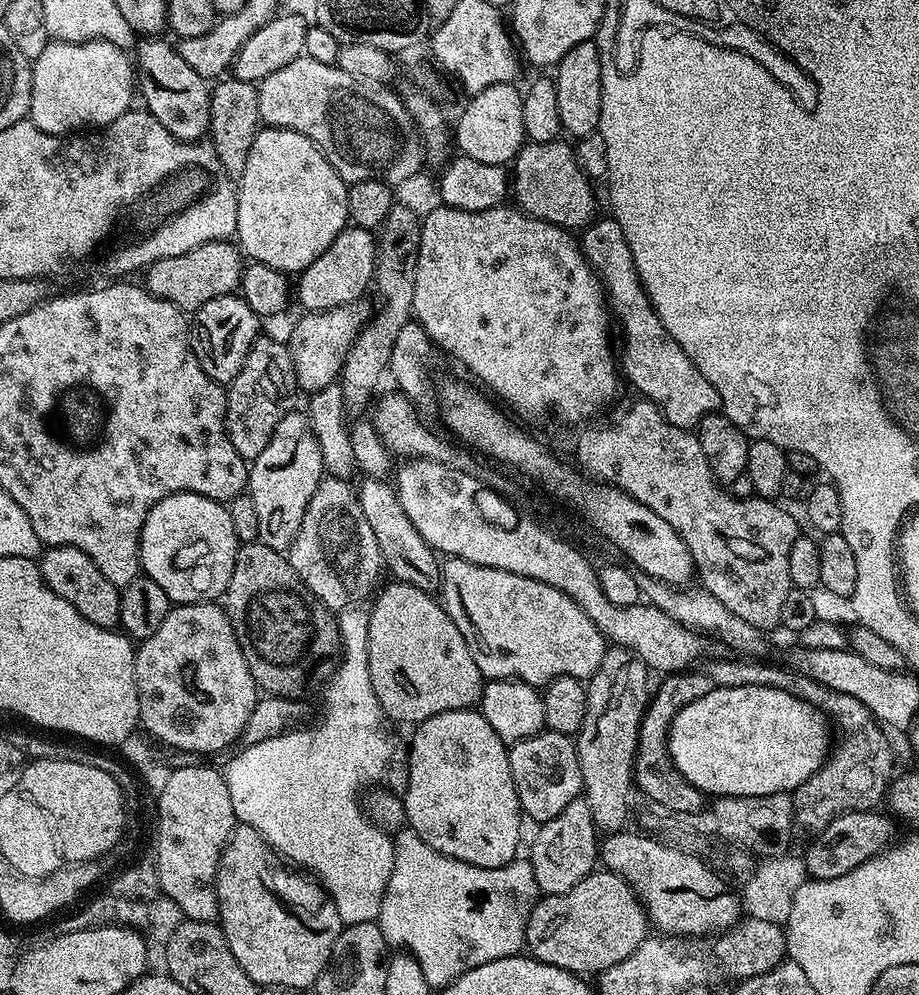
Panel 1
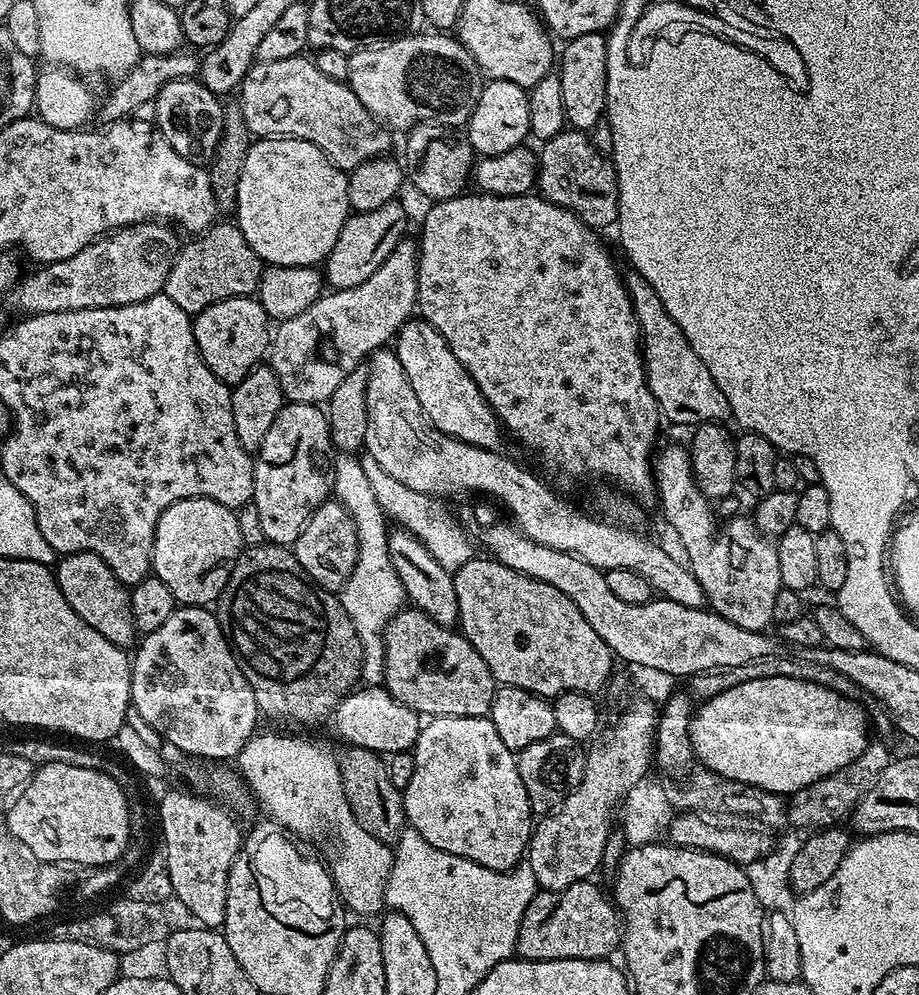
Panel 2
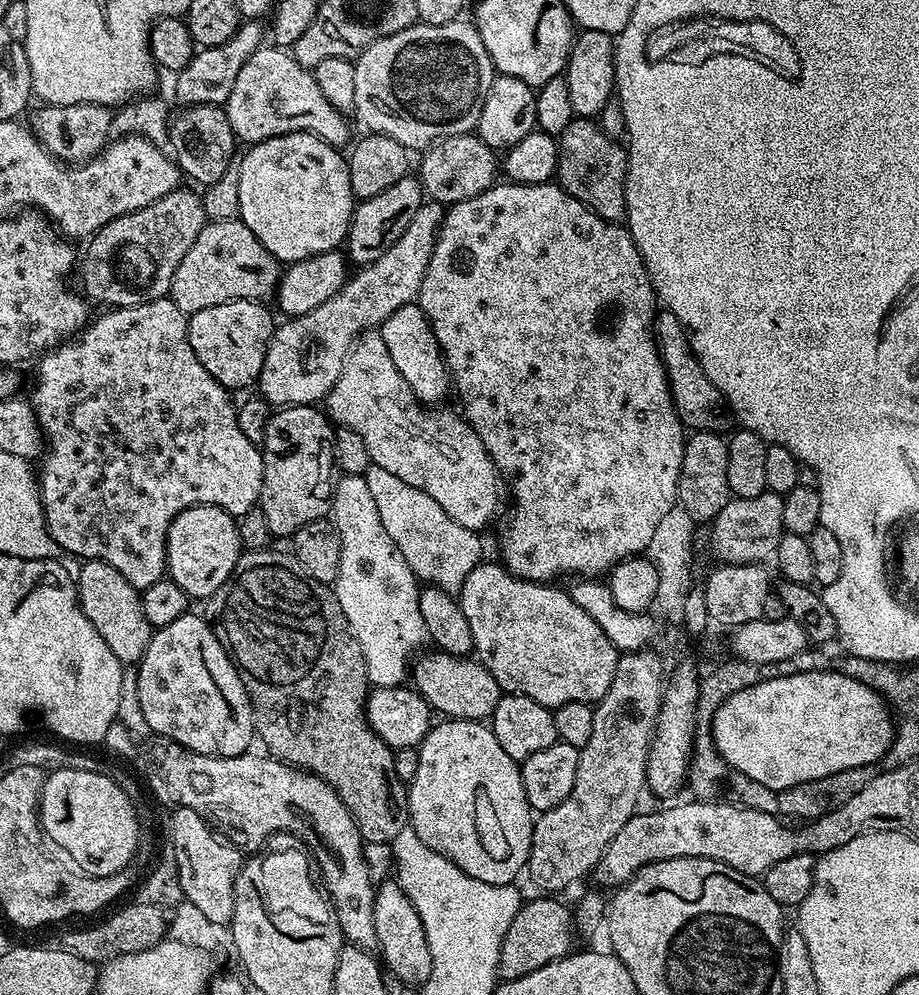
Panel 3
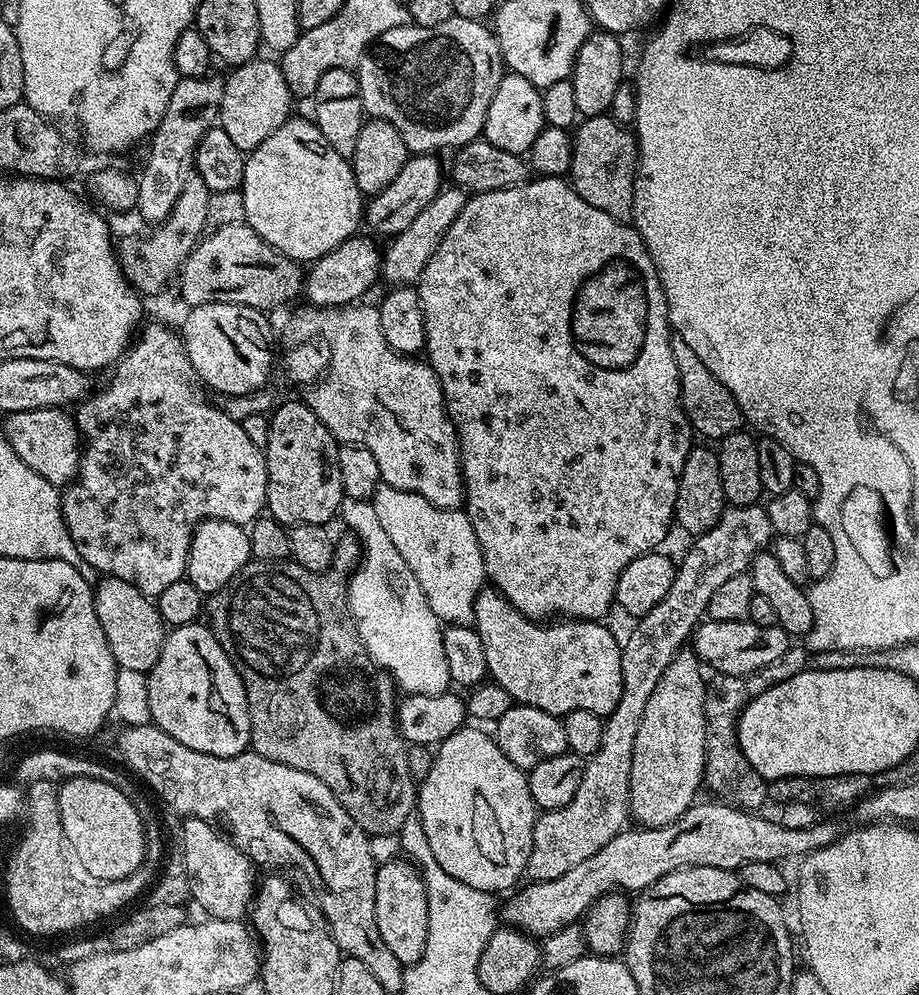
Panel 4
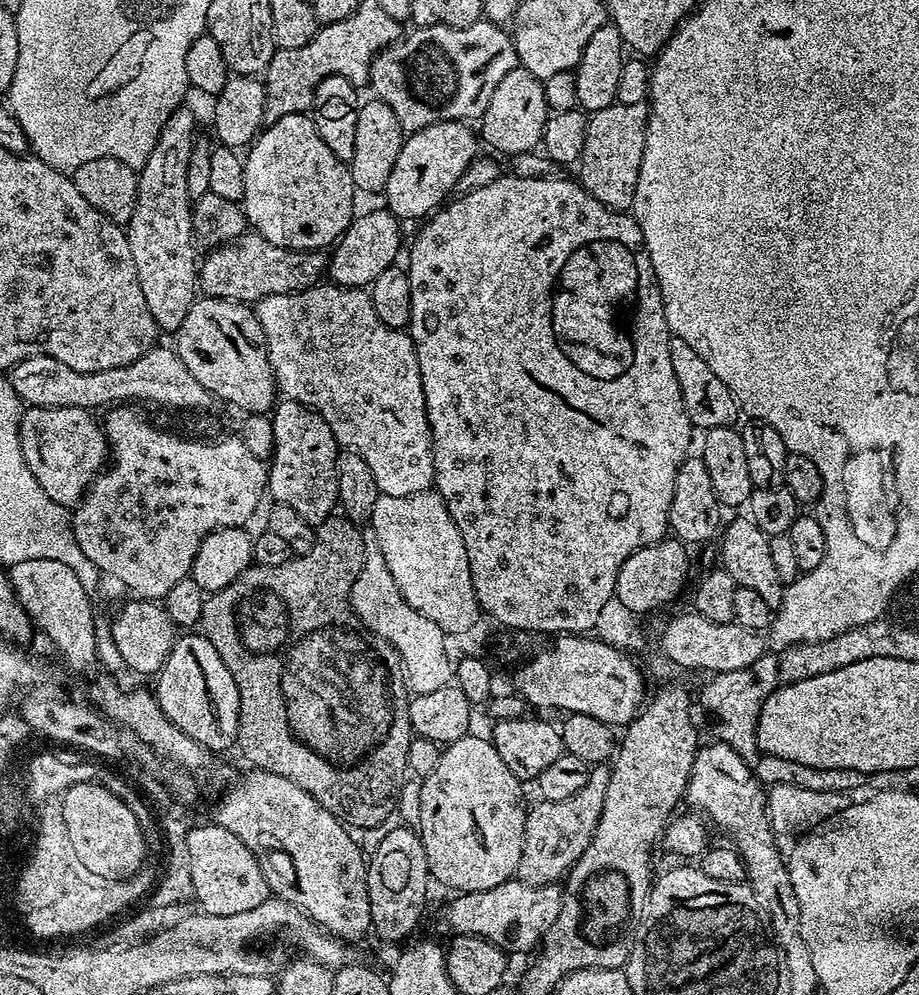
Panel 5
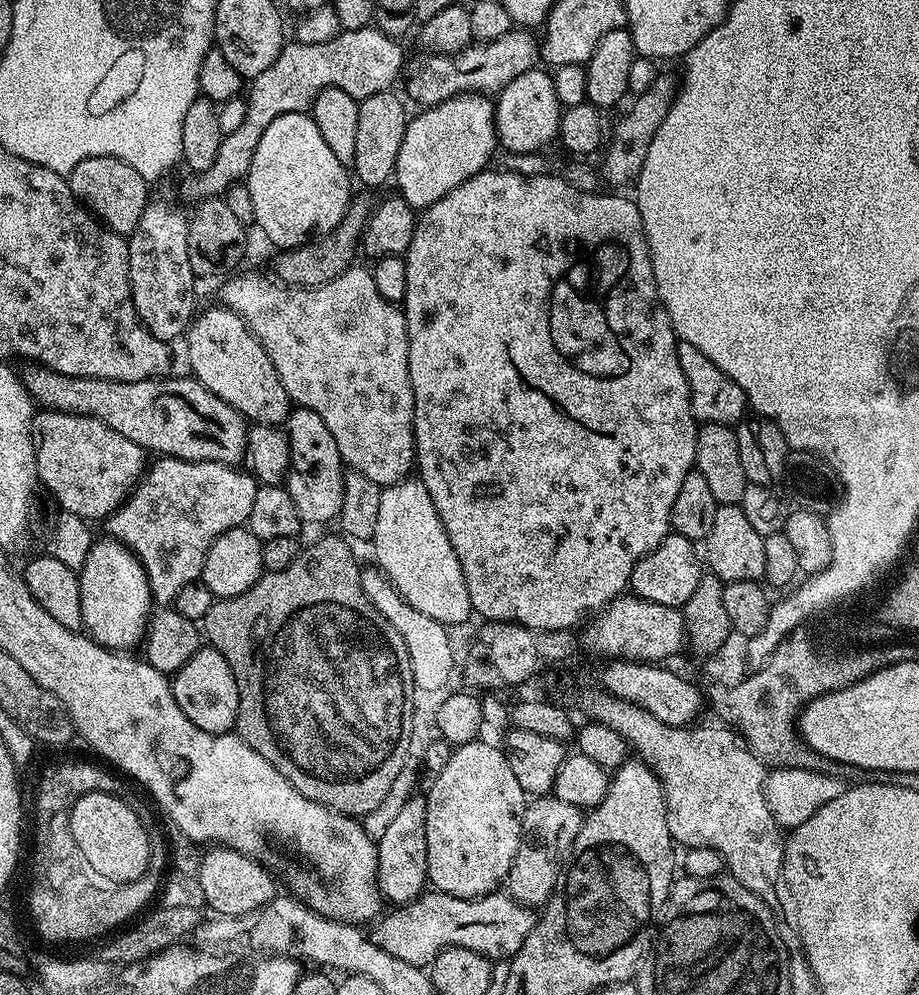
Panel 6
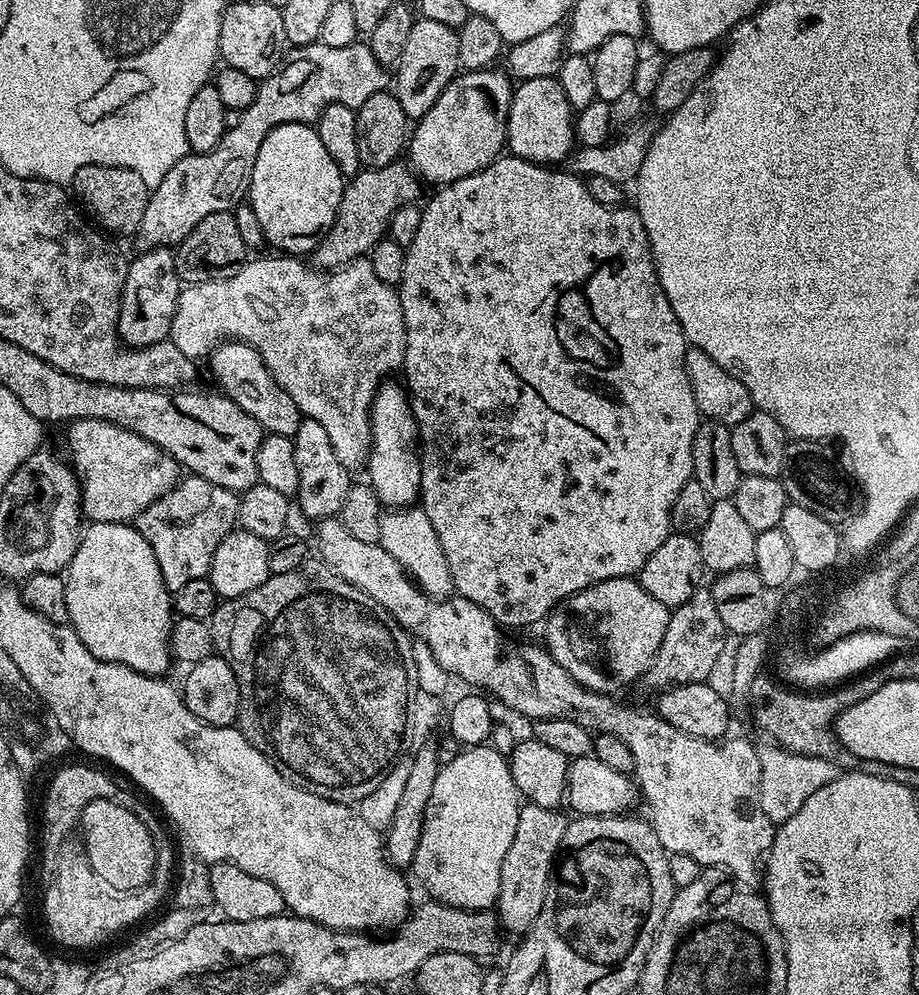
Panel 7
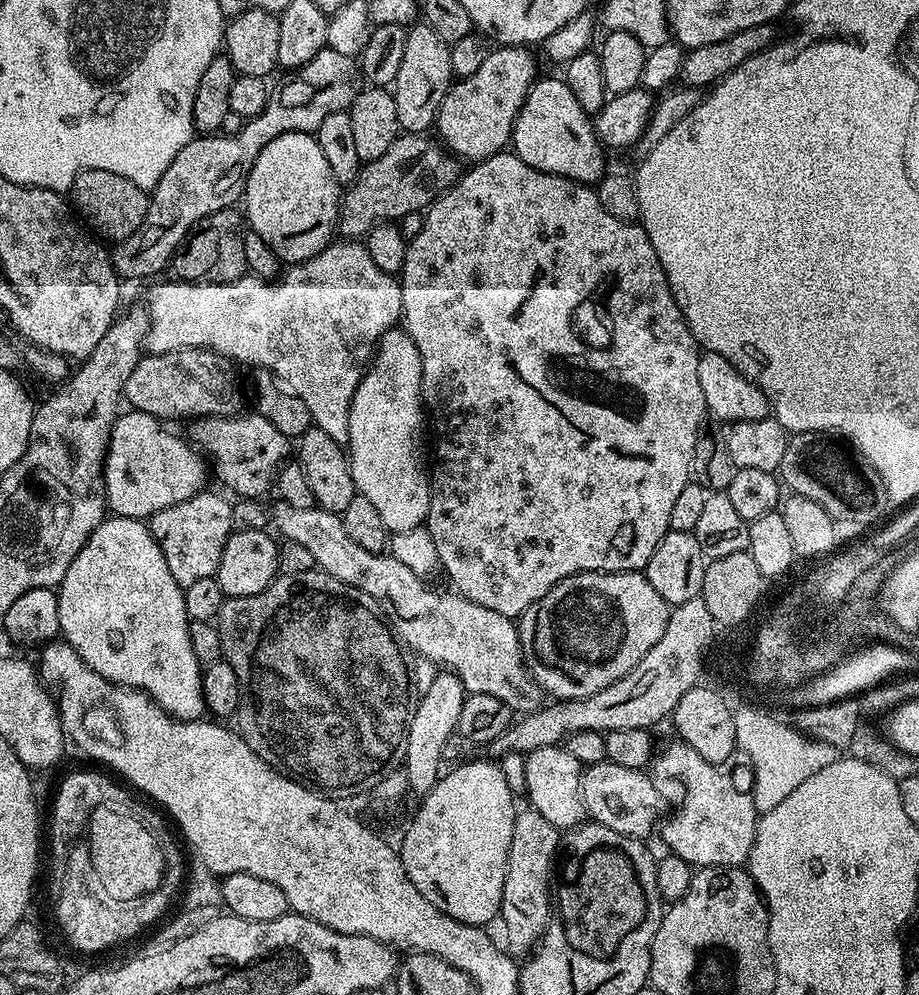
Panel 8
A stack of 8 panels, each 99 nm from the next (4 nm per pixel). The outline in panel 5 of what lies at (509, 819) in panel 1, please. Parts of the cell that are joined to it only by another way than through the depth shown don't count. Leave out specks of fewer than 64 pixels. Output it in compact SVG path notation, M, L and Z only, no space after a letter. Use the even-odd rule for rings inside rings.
M469 734L441 751L434 774L423 777L420 786L418 831L424 843L428 870L433 881L453 888L453 893L481 892L502 886L516 876L524 845L524 823L528 817L524 804L525 785L498 758L491 739Z

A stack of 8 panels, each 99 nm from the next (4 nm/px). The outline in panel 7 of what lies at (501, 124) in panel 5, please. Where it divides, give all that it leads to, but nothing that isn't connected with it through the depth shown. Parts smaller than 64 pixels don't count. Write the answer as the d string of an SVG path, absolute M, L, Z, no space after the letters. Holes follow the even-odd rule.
M539 76L519 81L508 111L507 151L531 164L556 166L568 159L576 143L574 110L570 102L566 102L566 94L562 94L559 79L556 76Z

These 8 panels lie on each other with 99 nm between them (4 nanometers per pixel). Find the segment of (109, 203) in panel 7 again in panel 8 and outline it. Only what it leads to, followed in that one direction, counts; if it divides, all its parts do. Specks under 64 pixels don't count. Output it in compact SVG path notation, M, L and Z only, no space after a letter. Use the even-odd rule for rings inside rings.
M83 168L74 178L70 189L71 203L79 215L80 212L84 215L83 223L97 237L105 241L112 240L111 242L130 238L130 234L134 234L138 226L142 226L142 218L146 218L149 199L149 193L145 189L134 186L134 182L130 182L130 178L122 178L122 174L110 174L110 170Z

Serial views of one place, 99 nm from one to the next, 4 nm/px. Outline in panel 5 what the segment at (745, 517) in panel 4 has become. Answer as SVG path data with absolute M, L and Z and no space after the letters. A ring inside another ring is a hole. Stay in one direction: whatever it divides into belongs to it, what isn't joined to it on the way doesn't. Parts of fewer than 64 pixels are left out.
M596 766L589 771L588 784L582 790L561 800L541 799L527 809L528 817L524 823L524 845L522 858L518 862L516 876L522 882L542 886L557 883L567 877L578 858L590 846L598 820L602 818L602 808L606 802L606 790L610 786L611 771L604 766Z

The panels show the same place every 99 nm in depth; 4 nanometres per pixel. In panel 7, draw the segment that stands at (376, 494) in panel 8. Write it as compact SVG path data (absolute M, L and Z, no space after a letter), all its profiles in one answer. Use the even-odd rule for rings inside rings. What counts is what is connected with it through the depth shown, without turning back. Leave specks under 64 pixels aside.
M391 382L380 385L372 405L374 435L366 465L367 483L378 494L381 505L389 509L407 508L417 503L420 494L420 446L416 419L409 393Z

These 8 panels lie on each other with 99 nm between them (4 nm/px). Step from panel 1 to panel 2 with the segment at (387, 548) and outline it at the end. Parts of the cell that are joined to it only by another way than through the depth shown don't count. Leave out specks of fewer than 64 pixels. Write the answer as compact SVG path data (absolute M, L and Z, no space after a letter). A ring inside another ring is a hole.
M405 530L389 531L388 549L390 562L394 562L398 578L402 578L407 603L434 618L438 626L455 629L460 619L455 575L438 564L419 538Z

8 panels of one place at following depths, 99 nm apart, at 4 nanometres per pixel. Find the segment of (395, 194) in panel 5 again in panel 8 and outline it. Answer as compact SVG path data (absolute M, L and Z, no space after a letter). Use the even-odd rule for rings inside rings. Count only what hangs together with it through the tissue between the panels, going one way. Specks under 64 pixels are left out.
M524 46L493 47L488 53L486 62L482 62L482 66L478 66L478 70L473 76L457 79L448 89L446 98L442 98L442 106L436 115L434 132L437 132L435 135L438 137L439 143L443 144L453 156L464 162L479 162L490 158L496 152L505 151L509 147L512 128L526 102L528 90L538 79L536 60L528 52L531 51Z

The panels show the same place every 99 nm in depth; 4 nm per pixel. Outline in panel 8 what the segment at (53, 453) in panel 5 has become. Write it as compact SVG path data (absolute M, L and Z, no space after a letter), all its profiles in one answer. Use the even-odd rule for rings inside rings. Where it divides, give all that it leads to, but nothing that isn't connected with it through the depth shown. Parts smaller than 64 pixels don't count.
M124 410L119 413L108 439L108 452L104 456L104 503L113 516L125 516L147 521L158 510L186 502L209 487L210 465L203 455L185 437L167 432L165 425L148 412Z

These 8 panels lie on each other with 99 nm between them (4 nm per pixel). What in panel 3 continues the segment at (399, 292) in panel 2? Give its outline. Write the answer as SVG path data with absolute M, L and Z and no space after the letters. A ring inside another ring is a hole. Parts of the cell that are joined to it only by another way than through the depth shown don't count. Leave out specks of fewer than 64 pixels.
M433 202L420 204L417 212L414 214L414 218L410 218L410 226L406 226L406 230L402 230L401 236L398 237L398 242L394 242L394 246L390 246L390 250L386 250L386 254L382 254L382 258L378 258L374 262L363 265L363 267L357 271L360 273L358 273L356 277L353 275L350 279L347 279L341 290L334 294L332 298L328 298L322 305L315 307L314 310L311 310L308 314L285 319L283 321L285 324L282 325L281 328L279 325L279 327L273 331L270 342L268 343L268 353L262 362L262 370L260 371L260 377L256 383L257 390L260 390L259 395L267 400L269 405L278 408L292 407L295 404L306 404L310 406L323 401L328 393L332 391L333 386L341 376L341 372L345 364L348 363L348 356L352 352L356 341L359 340L365 332L379 329L380 324L386 322L386 318L390 318L390 314L394 314L394 310L398 310L398 306L406 306L407 304L413 303L413 301L419 297L420 291L422 290L422 278L426 278L426 266L430 266L430 258L434 254L434 246L436 245L436 235L440 232L440 223L444 221L445 211L446 208L443 204Z

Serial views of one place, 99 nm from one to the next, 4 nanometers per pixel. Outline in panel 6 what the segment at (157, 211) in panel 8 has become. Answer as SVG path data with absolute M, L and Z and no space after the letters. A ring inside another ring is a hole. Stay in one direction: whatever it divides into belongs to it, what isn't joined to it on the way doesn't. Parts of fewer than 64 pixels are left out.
M375 26L349 32L341 30L330 42L321 44L285 43L284 49L278 58L274 58L274 62L270 62L268 69L251 77L246 88L246 122L242 122L238 130L225 135L224 141L218 146L218 158L214 158L214 166L187 177L189 180L185 182L184 188L189 198L192 202L220 198L232 185L241 183L248 175L250 162L254 162L254 150L258 150L258 142L262 142L266 126L270 126L274 118L282 118L282 114L308 112L314 98L318 98L324 88L346 90L346 94L350 94L357 102L372 94L389 91L399 76L401 79L406 68L404 48L400 44L403 43L399 39L388 36Z

